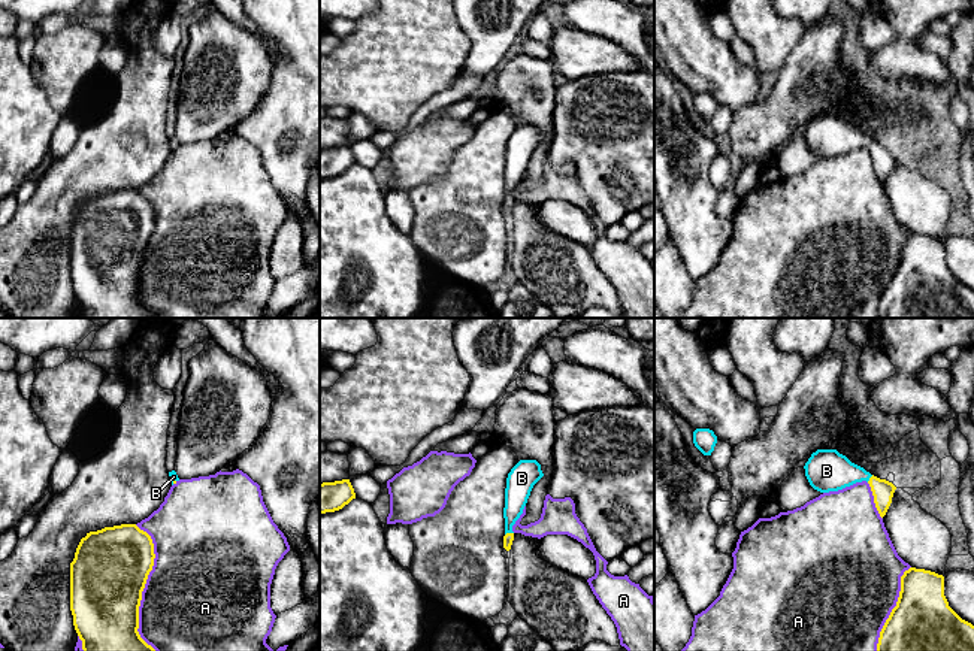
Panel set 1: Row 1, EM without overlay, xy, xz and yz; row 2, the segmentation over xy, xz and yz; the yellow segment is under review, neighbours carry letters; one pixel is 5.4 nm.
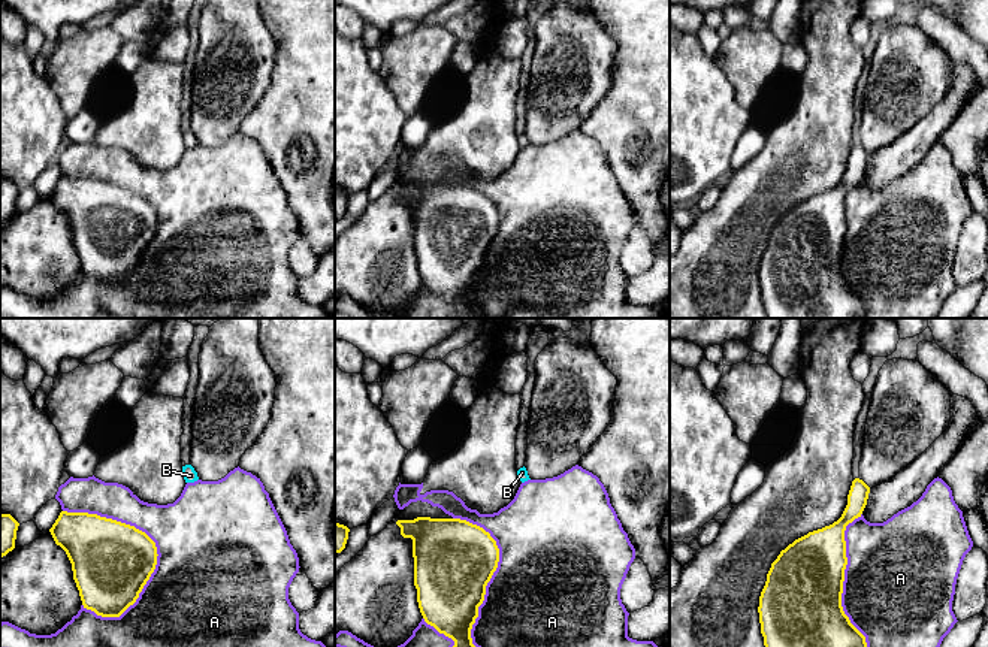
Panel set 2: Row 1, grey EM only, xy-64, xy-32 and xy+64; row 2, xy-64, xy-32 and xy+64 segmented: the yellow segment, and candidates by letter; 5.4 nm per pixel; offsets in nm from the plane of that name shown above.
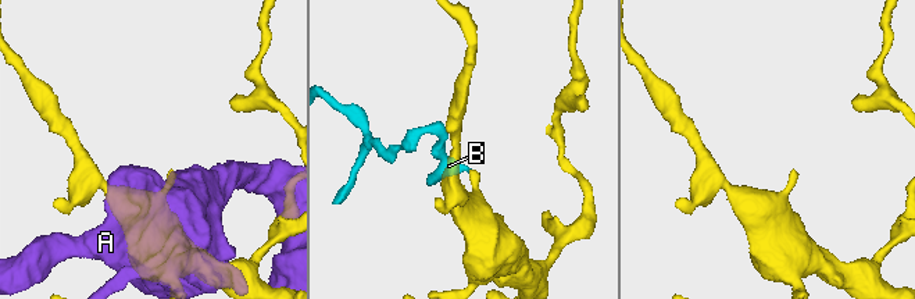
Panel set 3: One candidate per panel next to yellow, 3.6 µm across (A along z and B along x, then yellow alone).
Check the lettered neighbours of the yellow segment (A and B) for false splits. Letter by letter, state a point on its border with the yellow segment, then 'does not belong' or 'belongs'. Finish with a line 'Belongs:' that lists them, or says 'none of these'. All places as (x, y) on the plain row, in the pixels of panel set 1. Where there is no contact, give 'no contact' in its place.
A: xy (144, 253) | does not belong
B: xz (508, 199) | belongs
Belongs: B

